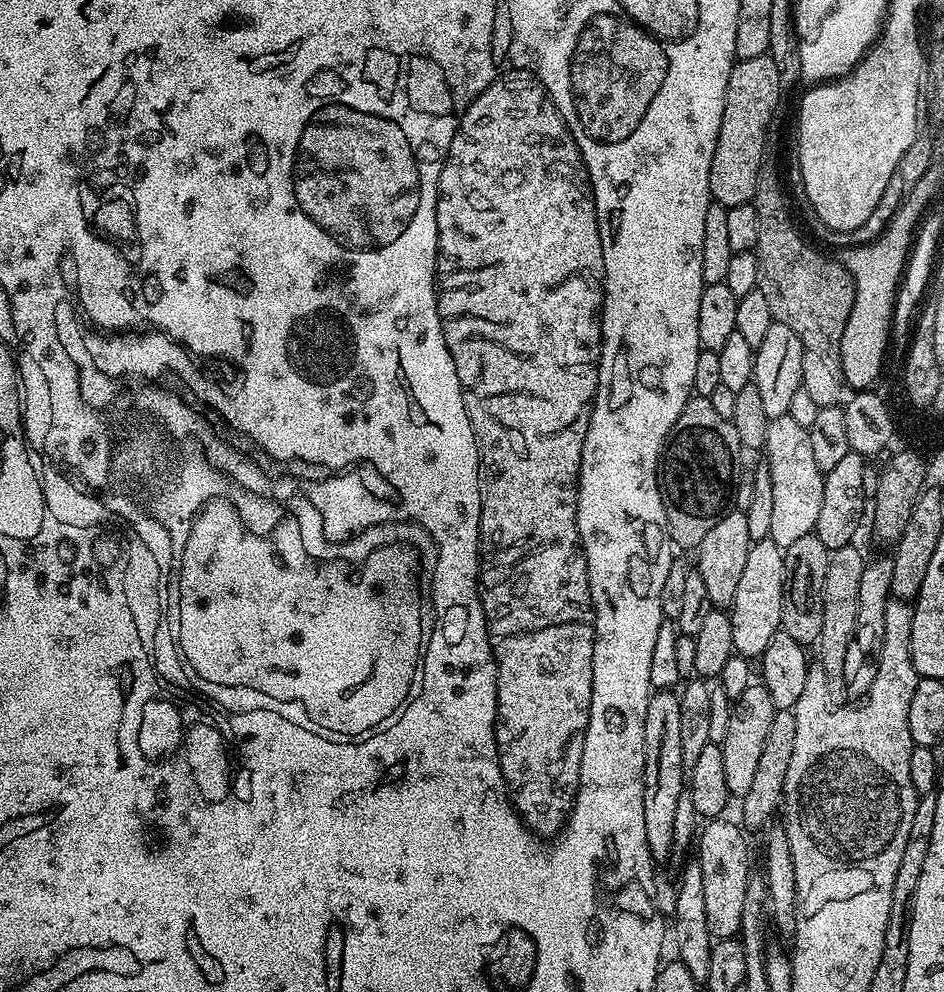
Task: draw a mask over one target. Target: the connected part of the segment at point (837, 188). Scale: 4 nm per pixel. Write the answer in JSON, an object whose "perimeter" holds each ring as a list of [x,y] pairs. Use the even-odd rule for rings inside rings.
{"perimeter":[[[910,8],[910,12],[888,12],[879,40],[848,75],[809,87],[812,108],[800,112],[800,168],[804,171],[800,180],[808,191],[808,204],[823,227],[851,234],[870,218],[884,180],[893,177],[900,152],[912,140],[912,108],[916,108],[916,94],[920,92],[916,89],[916,72],[925,67],[926,52],[916,49],[916,10]]]}

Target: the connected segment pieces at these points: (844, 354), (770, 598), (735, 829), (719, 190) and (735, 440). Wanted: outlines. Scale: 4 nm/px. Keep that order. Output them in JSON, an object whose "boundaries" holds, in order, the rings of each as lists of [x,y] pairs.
{"boundaries":[[[[918,202],[901,204],[888,220],[887,226],[881,230],[880,235],[874,237],[868,244],[849,247],[846,267],[854,282],[854,306],[850,310],[850,318],[846,318],[846,330],[842,330],[842,342],[838,353],[844,383],[849,389],[871,389],[872,383],[879,378],[880,371],[884,368],[884,351],[888,348],[888,336],[892,336],[894,332],[894,329],[888,324],[888,311],[892,308],[892,288],[896,288],[896,276],[899,275],[904,248],[908,248],[908,236],[912,232],[915,222],[923,215],[925,213]]],[[[770,538],[755,541],[750,554],[746,554],[742,579],[738,582],[738,591],[734,593],[734,602],[730,606],[734,626],[735,655],[745,658],[763,656],[766,646],[770,646],[770,638],[774,638],[774,634],[781,631],[780,619],[784,605],[785,582],[784,549],[779,548]]],[[[727,818],[709,819],[698,832],[698,862],[702,866],[702,887],[706,902],[706,922],[710,922],[713,937],[732,938],[742,926],[742,905],[746,903],[748,844],[744,841],[745,829]]],[[[772,56],[746,58],[733,64],[730,82],[726,82],[722,126],[718,130],[718,142],[710,162],[710,194],[715,203],[730,209],[755,201],[762,146],[764,140],[769,139],[768,127],[780,104],[780,88],[782,81]]],[[[697,395],[688,399],[682,414],[678,414],[678,422],[674,422],[664,441],[658,465],[660,497],[668,519],[668,535],[677,549],[699,549],[710,526],[724,515],[730,504],[734,481],[742,468],[740,452],[742,445],[738,430],[734,430],[730,420],[717,414],[711,399]]]]}

